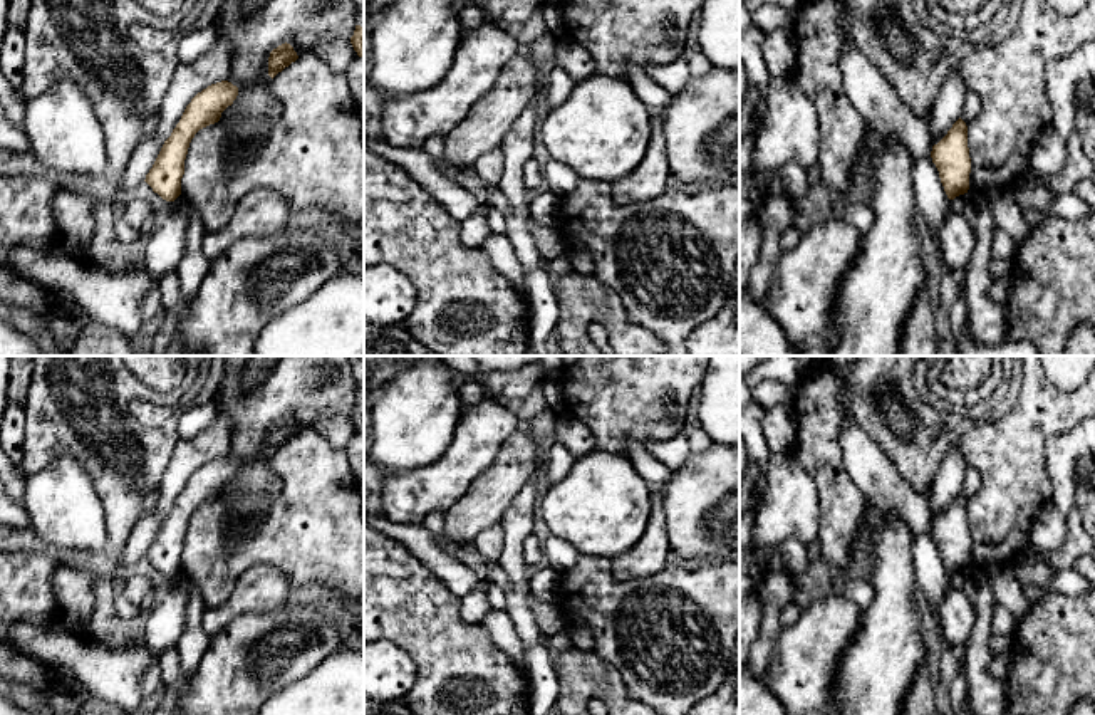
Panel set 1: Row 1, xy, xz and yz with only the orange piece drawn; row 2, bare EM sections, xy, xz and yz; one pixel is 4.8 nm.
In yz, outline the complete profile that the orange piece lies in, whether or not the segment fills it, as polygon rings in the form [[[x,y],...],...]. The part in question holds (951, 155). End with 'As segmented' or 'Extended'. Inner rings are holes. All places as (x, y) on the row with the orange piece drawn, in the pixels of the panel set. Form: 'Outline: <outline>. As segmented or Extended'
Outline: [[[961,117],[952,124],[947,134],[932,146],[931,158],[949,200],[968,193],[971,158],[968,126]]]. As segmented

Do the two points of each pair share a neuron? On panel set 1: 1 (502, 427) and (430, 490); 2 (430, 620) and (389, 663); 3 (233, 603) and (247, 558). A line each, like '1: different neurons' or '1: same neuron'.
1: same neuron
2: different neurons
3: different neurons

